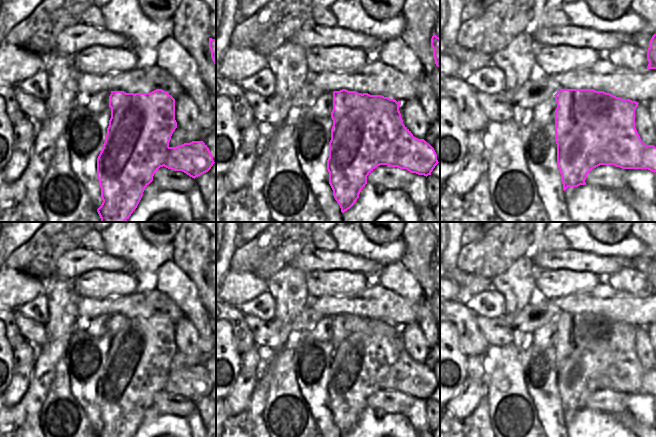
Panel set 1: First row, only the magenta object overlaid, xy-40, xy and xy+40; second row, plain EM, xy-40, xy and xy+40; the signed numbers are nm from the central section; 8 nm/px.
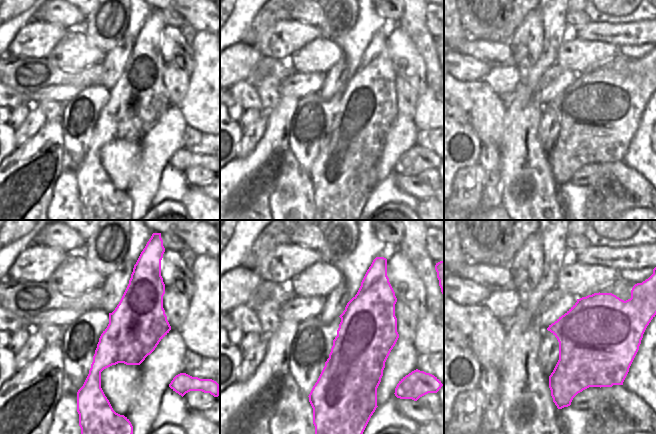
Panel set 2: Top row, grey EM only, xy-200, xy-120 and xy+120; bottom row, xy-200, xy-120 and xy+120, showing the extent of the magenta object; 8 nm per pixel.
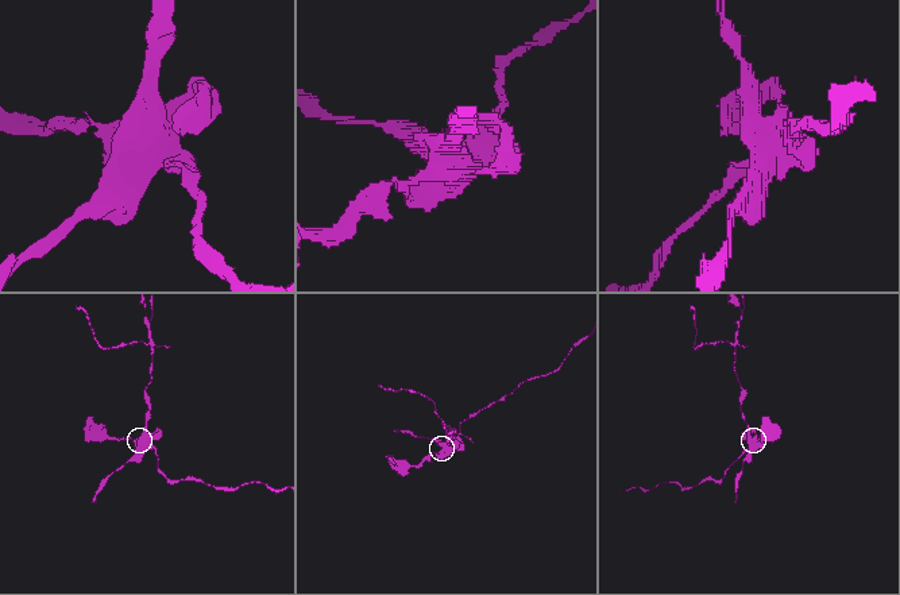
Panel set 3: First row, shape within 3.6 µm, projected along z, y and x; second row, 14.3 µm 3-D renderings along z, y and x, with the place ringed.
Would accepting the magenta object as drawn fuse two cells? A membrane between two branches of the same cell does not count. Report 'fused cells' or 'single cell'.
fused cells

